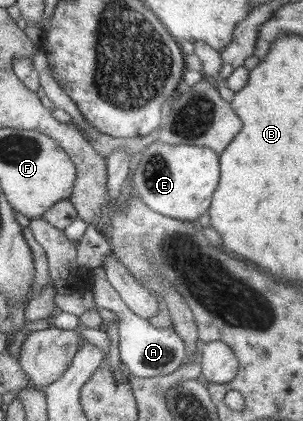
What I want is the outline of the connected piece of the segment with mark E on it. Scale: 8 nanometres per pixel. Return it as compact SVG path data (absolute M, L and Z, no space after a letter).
M152 142L143 148L142 157L134 169L133 194L156 213L197 222L198 217L208 211L219 184L219 158L209 147Z

